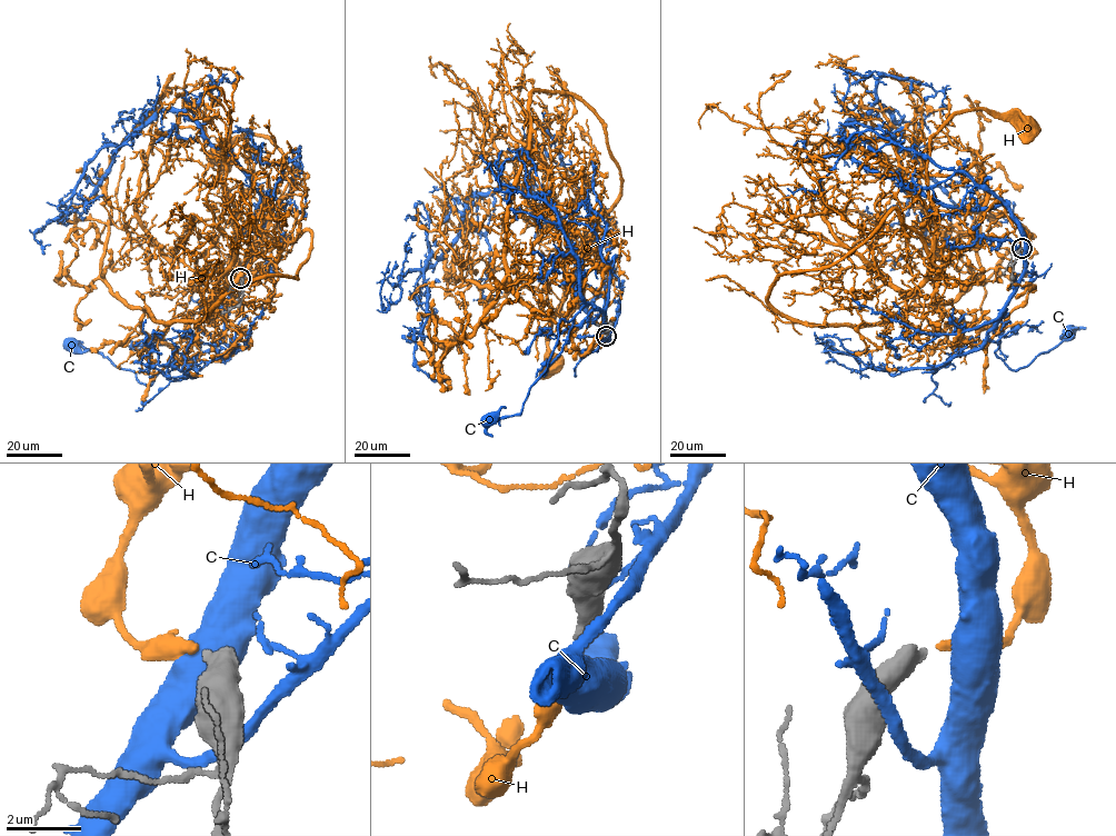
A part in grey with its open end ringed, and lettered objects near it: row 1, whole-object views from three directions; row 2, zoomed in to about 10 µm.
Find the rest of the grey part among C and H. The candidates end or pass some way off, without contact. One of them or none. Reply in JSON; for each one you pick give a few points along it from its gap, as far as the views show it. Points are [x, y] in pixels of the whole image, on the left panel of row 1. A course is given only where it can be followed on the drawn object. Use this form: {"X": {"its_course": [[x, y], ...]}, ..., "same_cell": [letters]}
{"H": {"its_course": [[240, 277], [219, 232], [228, 221], [233, 230], [236, 277], [294, 165], [253, 133], [225, 142], [221, 157]]}, "same_cell": ["H"]}

